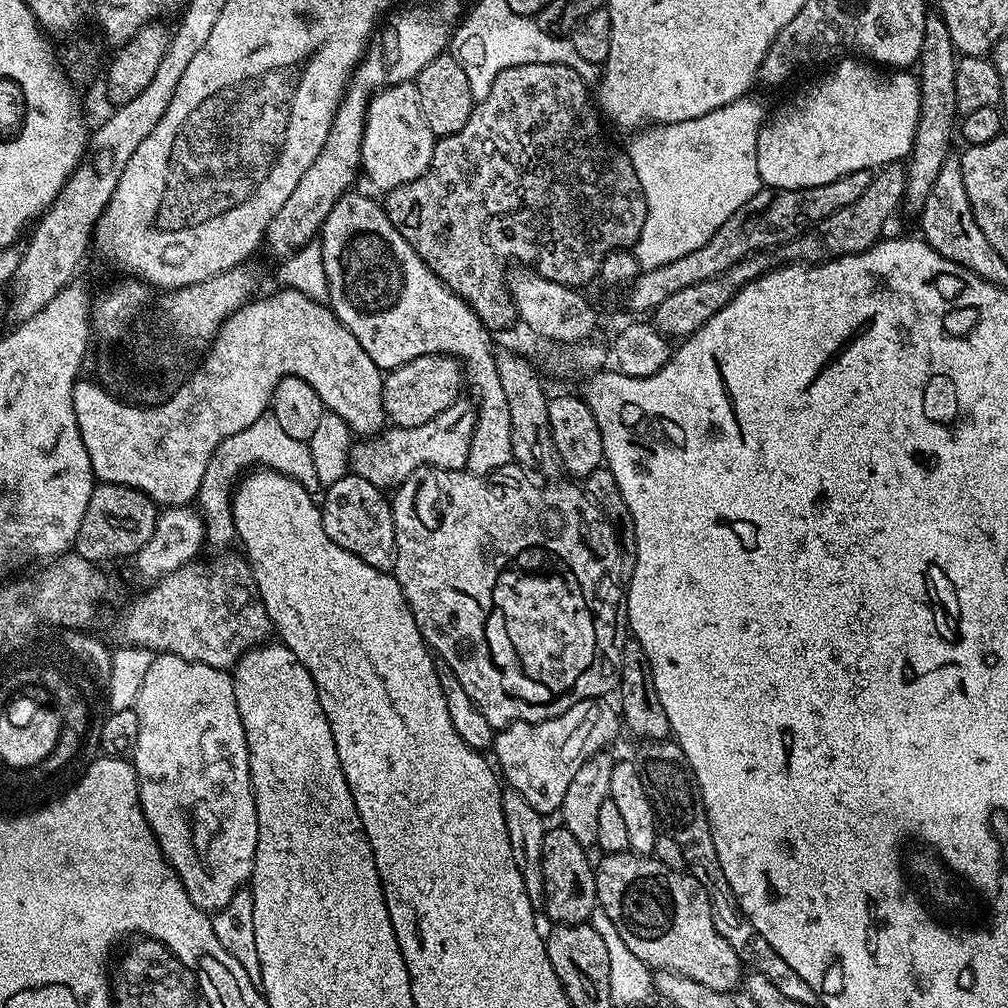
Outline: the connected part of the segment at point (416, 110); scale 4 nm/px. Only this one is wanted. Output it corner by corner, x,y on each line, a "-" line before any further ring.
409,82
407,84
392,84
389,88
382,88
372,101
368,104
368,113
366,114
366,122
364,123
364,133
362,134
362,150
360,151
360,166
363,175
368,175
368,180
376,188
381,188
381,193
386,194
392,188
397,188
403,184
414,182
414,178
418,178
425,170
432,165
432,155
434,154
434,146
436,145
437,137
433,136
430,126
426,126
426,118
422,118
422,106
418,102
418,90
415,83

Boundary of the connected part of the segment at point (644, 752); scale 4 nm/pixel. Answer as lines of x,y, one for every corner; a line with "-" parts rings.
671,738
649,740
640,745
640,777
646,786
652,809
656,812
659,827
670,838
674,838
674,842
678,842
687,871
702,886
702,890
706,890
712,903
712,920
718,934
730,942
731,949
745,969
766,974
766,978
770,978
770,982
774,982
782,994
798,998
805,1006
819,1005
818,994
814,994
814,990
810,990
810,986
806,986
806,982
802,982
802,978
798,978
798,974
794,974
794,970
782,962
778,950
774,950
774,946
770,946
770,942
766,942
766,938
754,930
752,923
740,911
730,890
730,882
726,882
726,874
722,874
722,866
718,866
720,855
718,850
714,850
714,834
710,834
710,822
706,818
700,787
694,778
694,770
688,765
686,754
682,754
676,741

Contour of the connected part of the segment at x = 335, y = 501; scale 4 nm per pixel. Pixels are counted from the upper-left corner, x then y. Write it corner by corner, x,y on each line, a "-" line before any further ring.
351,474
327,485
325,492
320,513
330,542
338,542
342,550
350,550
350,554
378,570
392,572
396,566
396,527
389,497
366,478

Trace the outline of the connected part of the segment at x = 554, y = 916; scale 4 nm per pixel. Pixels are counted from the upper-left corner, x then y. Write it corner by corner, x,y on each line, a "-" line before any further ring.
562,826
549,827
542,842
542,874
544,875
544,902
542,912
557,924
582,924
588,922
596,903
596,869
588,861
589,853

